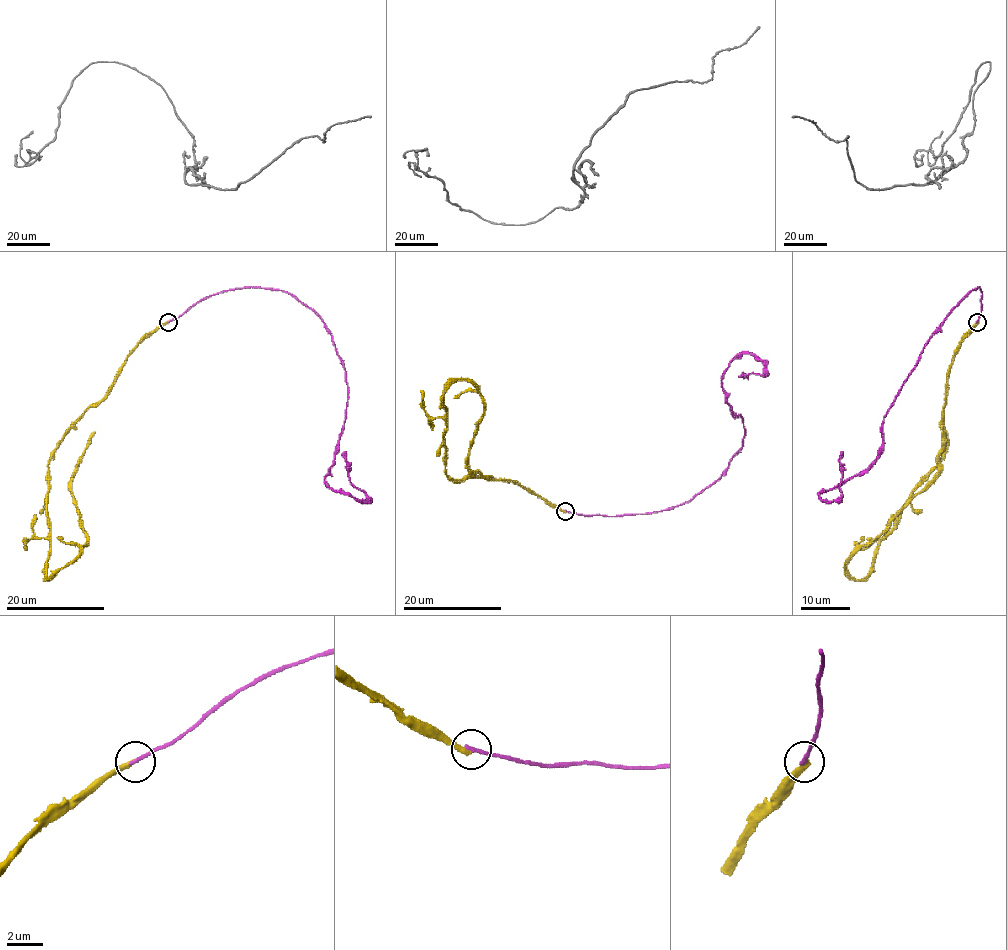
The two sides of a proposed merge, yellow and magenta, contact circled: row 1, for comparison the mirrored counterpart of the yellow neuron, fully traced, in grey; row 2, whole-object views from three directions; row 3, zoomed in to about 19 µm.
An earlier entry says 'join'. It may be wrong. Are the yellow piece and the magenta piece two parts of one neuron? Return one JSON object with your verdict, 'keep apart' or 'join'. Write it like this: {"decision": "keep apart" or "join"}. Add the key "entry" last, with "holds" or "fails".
{"decision": "keep apart", "entry": "fails"}

